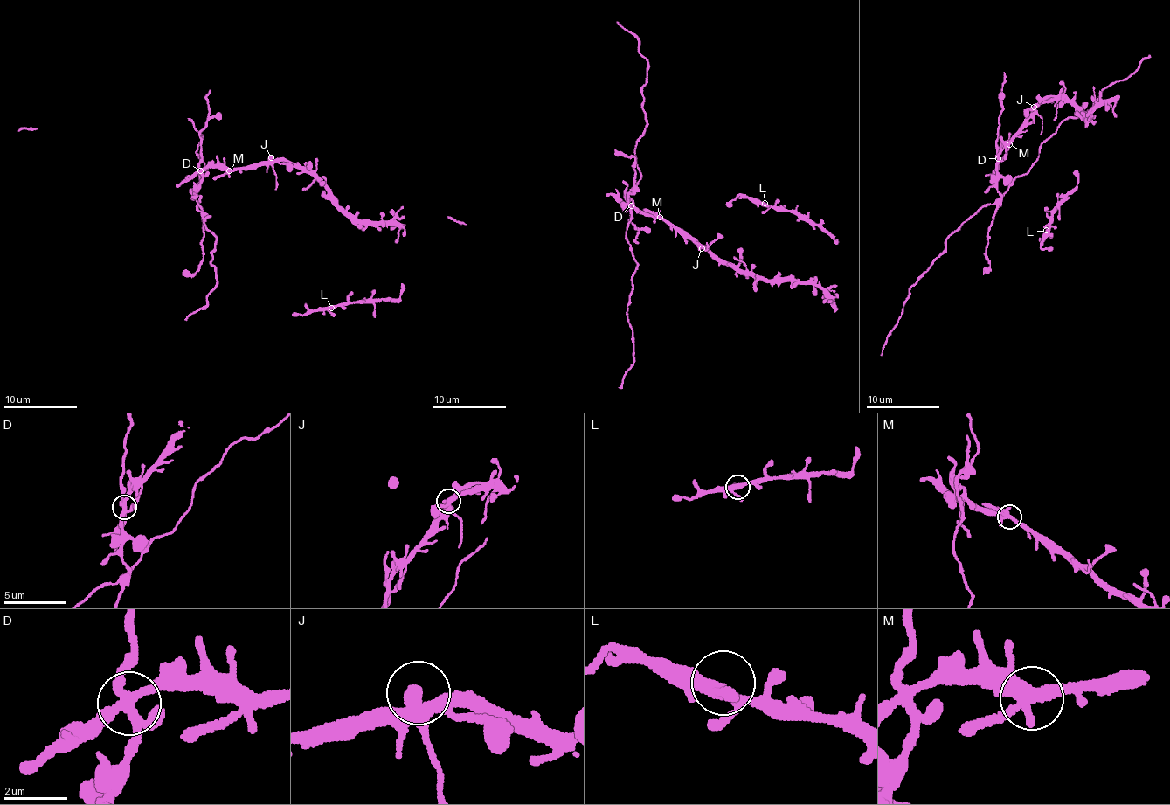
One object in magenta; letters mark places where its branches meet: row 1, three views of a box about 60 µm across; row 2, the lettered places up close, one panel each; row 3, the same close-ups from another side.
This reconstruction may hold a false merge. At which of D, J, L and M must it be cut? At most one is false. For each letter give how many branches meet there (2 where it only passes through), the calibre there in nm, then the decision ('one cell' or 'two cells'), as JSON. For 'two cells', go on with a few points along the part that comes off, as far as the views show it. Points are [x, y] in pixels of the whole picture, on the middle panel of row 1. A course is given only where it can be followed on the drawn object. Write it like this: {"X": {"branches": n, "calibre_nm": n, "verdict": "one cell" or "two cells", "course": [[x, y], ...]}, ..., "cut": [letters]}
{"D": {"branches": 5, "calibre_nm": 320, "verdict": "two cells", "course": [[630, 205], [627, 192], [640, 179], [635, 143], [647, 127], [642, 87], [648, 62], [640, 43], [616, 21]]}, "J": {"branches": 4, "calibre_nm": 360, "verdict": "one cell"}, "L": {"branches": 5, "calibre_nm": 320, "verdict": "one cell"}, "M": {"branches": 5, "calibre_nm": 320, "verdict": "one cell"}, "cut": ["D"]}

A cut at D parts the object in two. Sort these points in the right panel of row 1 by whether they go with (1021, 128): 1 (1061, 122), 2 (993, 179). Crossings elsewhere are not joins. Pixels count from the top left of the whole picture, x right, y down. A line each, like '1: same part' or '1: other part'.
1: other part
2: other part

